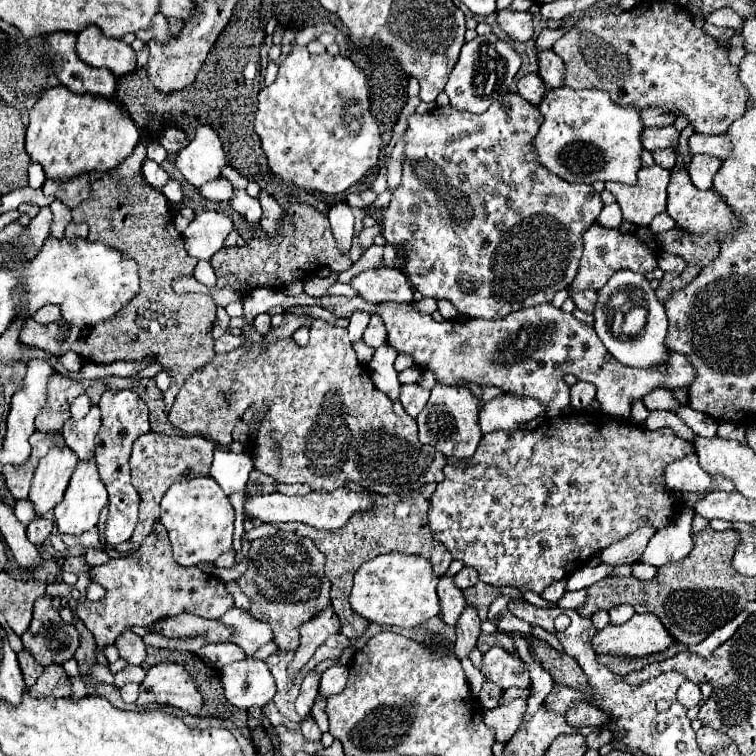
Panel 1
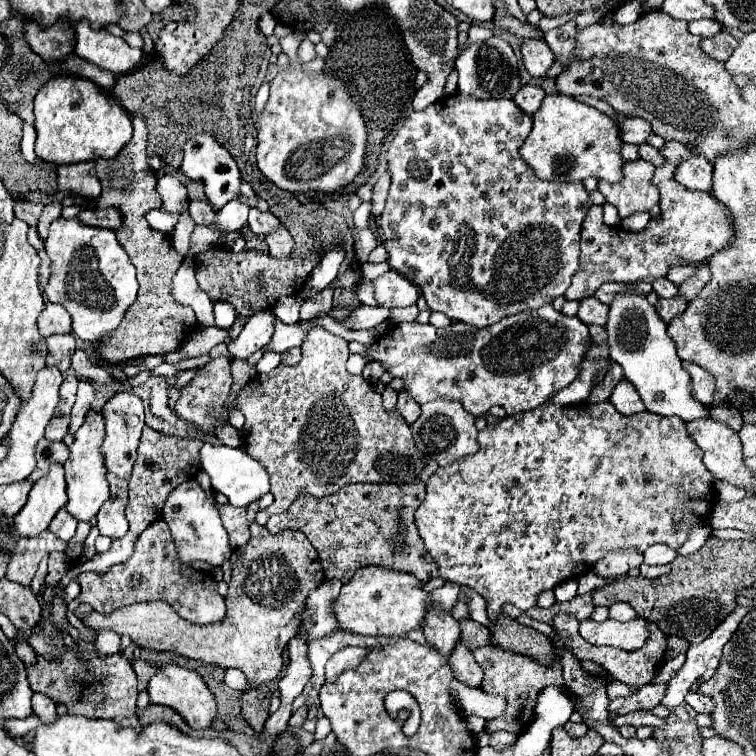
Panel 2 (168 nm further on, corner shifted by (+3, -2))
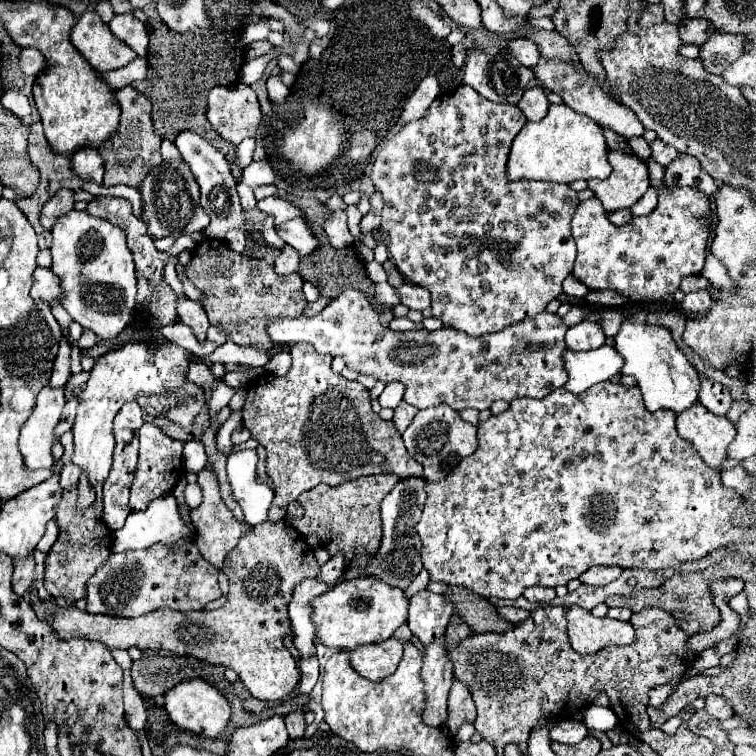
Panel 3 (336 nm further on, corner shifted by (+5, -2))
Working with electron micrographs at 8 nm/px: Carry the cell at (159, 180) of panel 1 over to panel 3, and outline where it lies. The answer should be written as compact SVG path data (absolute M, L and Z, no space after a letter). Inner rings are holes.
M184 160L164 162L152 168L150 174L146 174L146 178L140 182L138 192L142 196L142 220L152 240L164 236L178 238L182 234L200 232L210 224L210 218L200 206L200 186Z

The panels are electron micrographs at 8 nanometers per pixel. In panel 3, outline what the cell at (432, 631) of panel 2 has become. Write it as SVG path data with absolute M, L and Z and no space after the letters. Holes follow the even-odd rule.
M444 638L426 646L422 680L426 694L426 708L422 712L422 720L428 726L440 728L446 720L446 700L452 686L452 664L446 656Z

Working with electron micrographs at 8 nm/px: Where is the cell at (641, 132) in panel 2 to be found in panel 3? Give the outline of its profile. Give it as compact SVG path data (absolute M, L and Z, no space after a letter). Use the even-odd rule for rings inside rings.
M542 58L538 60L536 66L532 66L532 70L534 70L536 80L538 80L542 86L550 88L552 92L560 94L560 96L564 98L564 104L568 104L572 110L590 116L594 122L598 122L598 124L602 124L602 126L608 126L610 130L614 130L618 136L622 136L622 138L626 138L626 140L644 134L644 126L642 126L640 120L634 116L634 112L632 112L630 108L622 106L620 102L612 100L610 96L606 96L606 94L602 92L600 84L598 84L592 76L588 76L588 72L580 74L580 72L574 72L574 66L572 66L572 64L562 64L562 62L556 62L556 60L552 62L552 60L542 60Z

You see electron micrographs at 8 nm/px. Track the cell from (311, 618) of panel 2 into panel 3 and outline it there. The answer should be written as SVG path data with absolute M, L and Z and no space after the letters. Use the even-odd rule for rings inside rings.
M338 552L336 556L332 556L332 558L322 566L322 572L320 572L318 580L334 586L334 584L340 580L342 574L344 574L344 554Z

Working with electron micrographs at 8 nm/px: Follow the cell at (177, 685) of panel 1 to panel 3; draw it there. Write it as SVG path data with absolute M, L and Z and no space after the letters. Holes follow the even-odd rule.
M202 680L182 682L182 684L174 686L172 692L166 692L164 698L166 698L164 708L170 716L170 720L174 724L178 724L178 728L182 728L182 730L188 730L188 732L194 732L194 734L200 734L200 736L206 736L206 738L216 738L228 726L228 720L230 720L230 714L232 714L230 704L208 682L202 682Z

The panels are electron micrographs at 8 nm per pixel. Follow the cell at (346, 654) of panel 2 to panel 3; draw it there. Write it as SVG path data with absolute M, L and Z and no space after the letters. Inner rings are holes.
M390 636L390 640L386 642L358 646L356 650L350 650L350 664L364 678L382 680L398 668L402 652L404 652L404 644L394 636Z

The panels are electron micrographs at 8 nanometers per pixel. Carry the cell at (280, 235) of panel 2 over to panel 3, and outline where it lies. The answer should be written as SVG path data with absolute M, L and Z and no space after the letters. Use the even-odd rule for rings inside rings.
M286 246L280 256L276 258L276 266L274 270L280 274L280 276L288 276L292 272L300 272L300 256L298 252L294 252L290 246Z

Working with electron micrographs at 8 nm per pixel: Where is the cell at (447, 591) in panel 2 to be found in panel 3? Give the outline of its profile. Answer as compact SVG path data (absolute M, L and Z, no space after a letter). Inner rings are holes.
M420 590L410 598L408 626L412 634L418 636L418 640L426 646L446 632L452 612L454 604L450 604L446 596L434 594L430 590Z

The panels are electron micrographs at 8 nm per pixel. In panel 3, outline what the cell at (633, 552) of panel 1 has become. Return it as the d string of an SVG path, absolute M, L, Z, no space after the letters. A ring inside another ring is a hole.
M592 566L588 568L578 580L588 586L606 586L622 574L622 568L606 568L606 566Z

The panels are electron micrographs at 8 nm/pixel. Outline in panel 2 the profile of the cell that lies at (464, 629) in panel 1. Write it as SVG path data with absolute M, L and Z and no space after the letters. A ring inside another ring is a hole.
M458 640L456 648L450 654L448 660L450 668L456 672L456 680L468 686L480 686L482 682L482 668L472 658L472 650L464 640Z

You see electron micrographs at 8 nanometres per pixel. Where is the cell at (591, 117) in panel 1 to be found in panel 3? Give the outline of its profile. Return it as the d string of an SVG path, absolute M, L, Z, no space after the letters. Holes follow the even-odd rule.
M552 104L540 122L526 122L526 126L514 138L506 162L506 178L512 182L546 180L562 184L590 178L604 180L612 172L606 154L608 148L602 128L592 118L574 112L566 104Z

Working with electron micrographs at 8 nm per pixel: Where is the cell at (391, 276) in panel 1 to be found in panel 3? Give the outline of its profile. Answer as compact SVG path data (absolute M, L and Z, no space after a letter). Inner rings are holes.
M404 282L398 288L398 292L400 292L400 298L402 298L402 304L408 306L410 310L426 310L426 308L430 308L432 298L430 298L430 292L426 288Z

